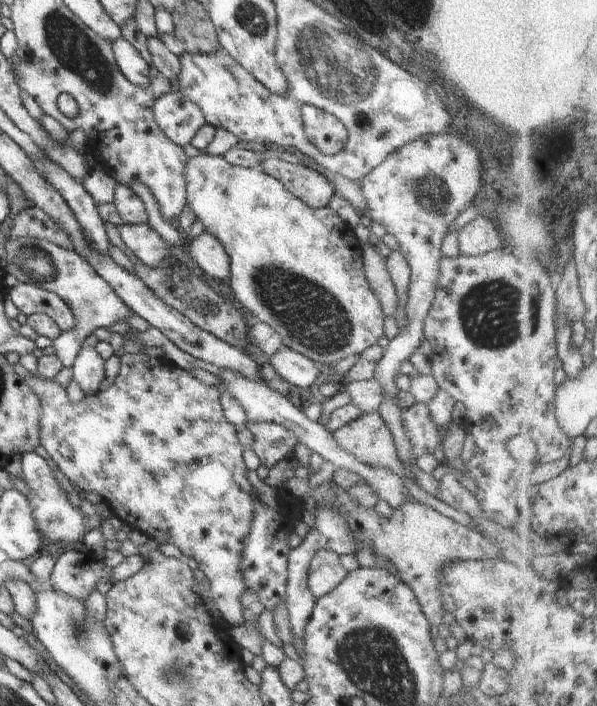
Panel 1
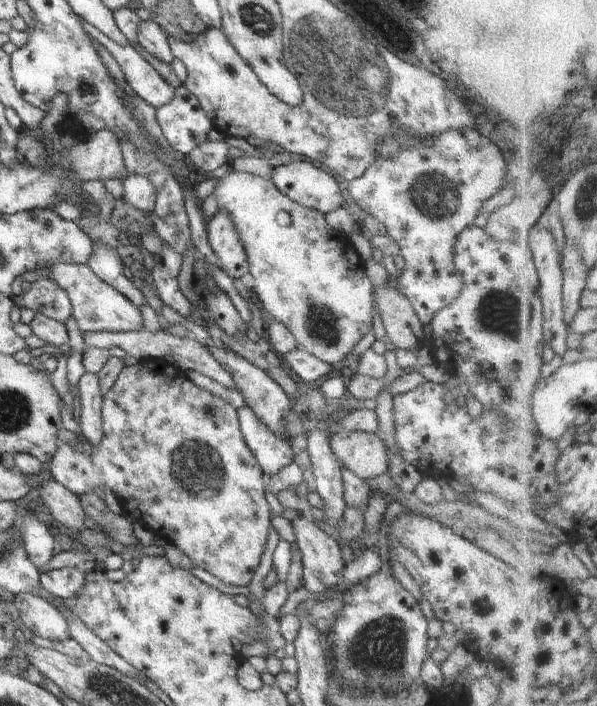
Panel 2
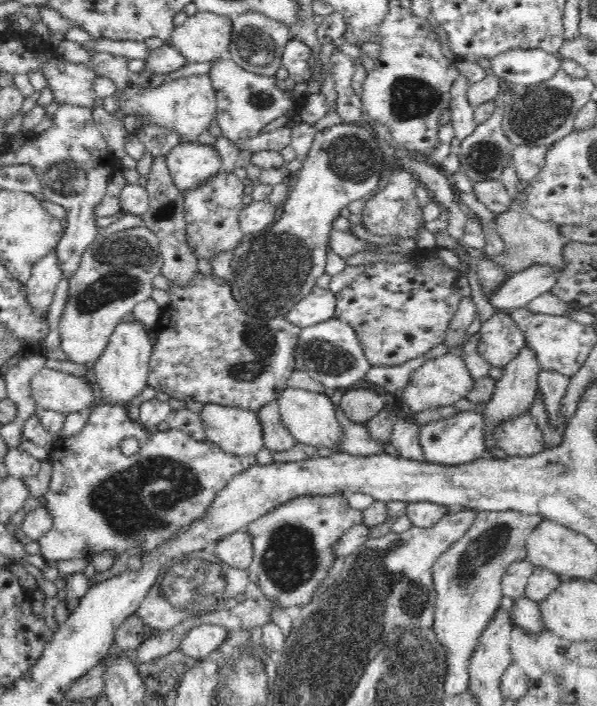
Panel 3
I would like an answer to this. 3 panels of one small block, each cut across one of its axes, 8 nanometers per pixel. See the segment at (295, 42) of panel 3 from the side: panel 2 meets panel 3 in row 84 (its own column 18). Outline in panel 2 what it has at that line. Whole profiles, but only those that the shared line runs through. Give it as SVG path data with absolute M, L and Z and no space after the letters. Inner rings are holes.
M38 279L33 282L28 292L22 292L16 297L16 302L20 301L24 301L23 307L45 314L64 324L70 318L73 309L66 292L52 279Z

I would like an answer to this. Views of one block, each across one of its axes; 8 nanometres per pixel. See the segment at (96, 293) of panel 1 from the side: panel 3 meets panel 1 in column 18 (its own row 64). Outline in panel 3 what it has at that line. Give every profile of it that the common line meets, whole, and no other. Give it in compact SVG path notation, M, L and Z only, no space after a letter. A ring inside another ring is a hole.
M246 12L240 16L231 16L230 19L232 19L232 36L230 36L229 57L246 72L275 77L280 68L284 46L292 37L289 27L259 12Z

